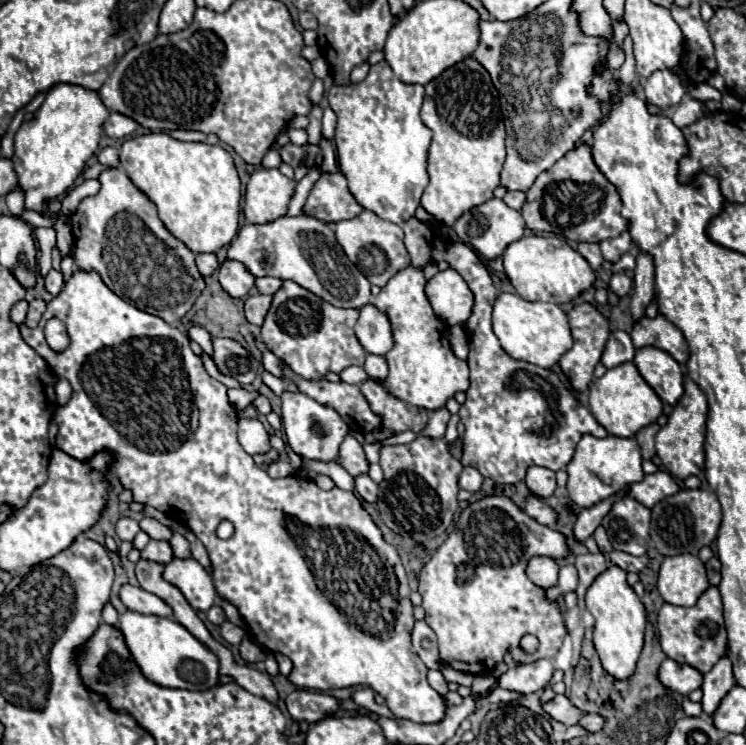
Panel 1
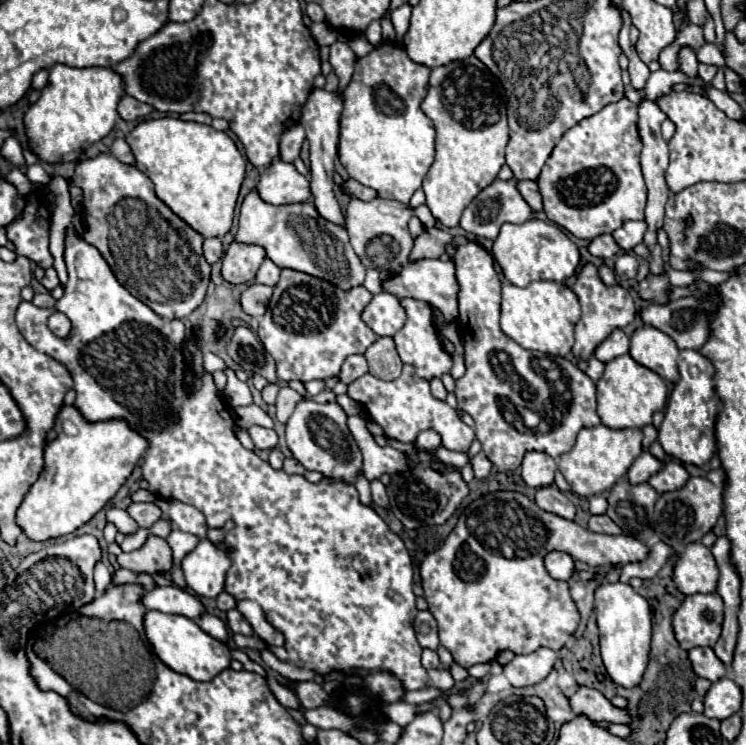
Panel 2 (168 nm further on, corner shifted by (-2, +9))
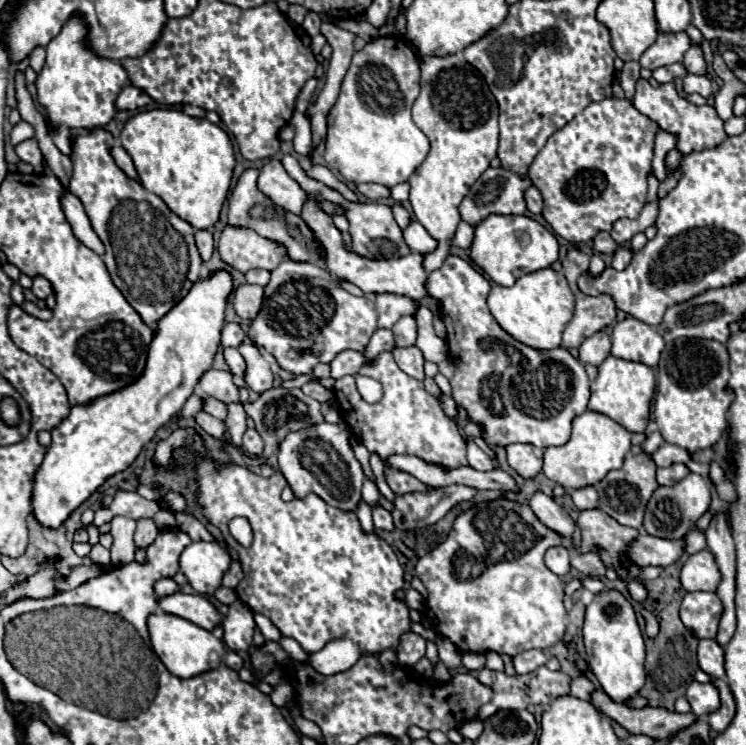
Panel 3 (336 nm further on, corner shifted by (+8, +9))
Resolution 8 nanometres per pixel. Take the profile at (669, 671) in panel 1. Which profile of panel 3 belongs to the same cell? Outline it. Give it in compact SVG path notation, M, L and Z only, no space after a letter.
M702 639L698 645L698 663L700 669L712 677L726 679L724 671L724 649L718 645L716 639Z

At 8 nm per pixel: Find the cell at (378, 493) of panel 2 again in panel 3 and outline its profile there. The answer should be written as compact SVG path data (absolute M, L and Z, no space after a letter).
M374 507L374 527L382 531L394 531L392 515L384 507Z

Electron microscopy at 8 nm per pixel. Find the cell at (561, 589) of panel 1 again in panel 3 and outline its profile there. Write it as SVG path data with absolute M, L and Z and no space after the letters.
M576 553L572 557L572 567L590 577L604 577L606 571L606 565L600 561L596 553Z

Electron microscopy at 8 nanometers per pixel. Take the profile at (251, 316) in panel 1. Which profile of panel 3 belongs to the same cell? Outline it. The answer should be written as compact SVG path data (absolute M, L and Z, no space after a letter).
M240 285L234 289L234 309L242 319L254 319L262 307L260 285Z

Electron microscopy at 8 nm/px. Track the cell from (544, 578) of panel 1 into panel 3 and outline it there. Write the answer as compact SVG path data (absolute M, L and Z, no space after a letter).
M564 545L550 547L546 551L546 567L556 575L566 575L570 571L570 551Z

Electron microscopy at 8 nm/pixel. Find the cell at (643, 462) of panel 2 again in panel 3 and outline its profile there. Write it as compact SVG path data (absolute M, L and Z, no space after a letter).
M664 443L656 453L652 453L652 459L658 467L668 467L672 463L686 463L692 459L692 453L688 449L680 449L676 445Z

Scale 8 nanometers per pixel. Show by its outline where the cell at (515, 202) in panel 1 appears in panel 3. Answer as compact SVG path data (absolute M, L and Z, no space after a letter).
M530 187L526 191L526 205L528 205L530 213L542 213L544 201L542 201L542 195L540 195L540 191L536 187Z

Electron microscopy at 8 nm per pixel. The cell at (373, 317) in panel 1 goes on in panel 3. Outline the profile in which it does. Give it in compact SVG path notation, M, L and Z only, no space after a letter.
M382 293L376 299L376 309L380 313L378 327L390 329L402 315L414 315L418 309L418 301L406 297L406 295L396 295L396 293Z

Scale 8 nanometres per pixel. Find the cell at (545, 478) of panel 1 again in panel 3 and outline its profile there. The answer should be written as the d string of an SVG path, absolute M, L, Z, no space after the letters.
M510 443L504 447L508 465L522 477L534 477L542 469L542 449L528 443Z

